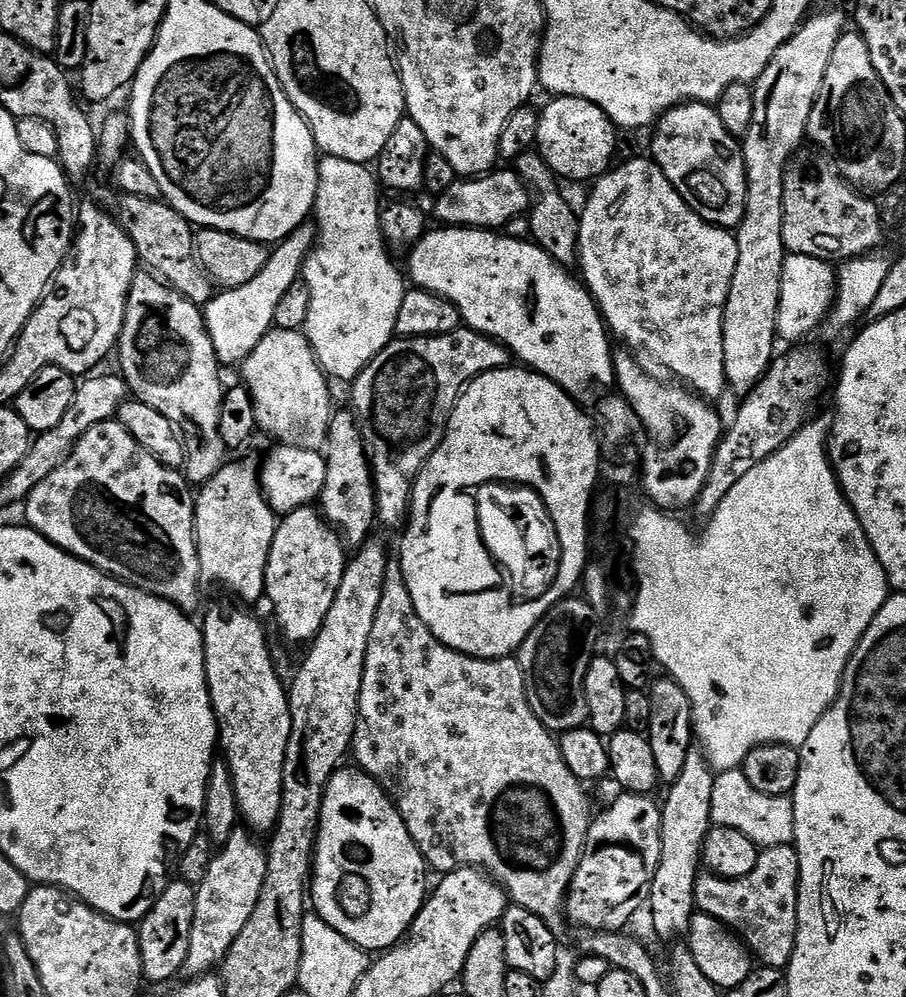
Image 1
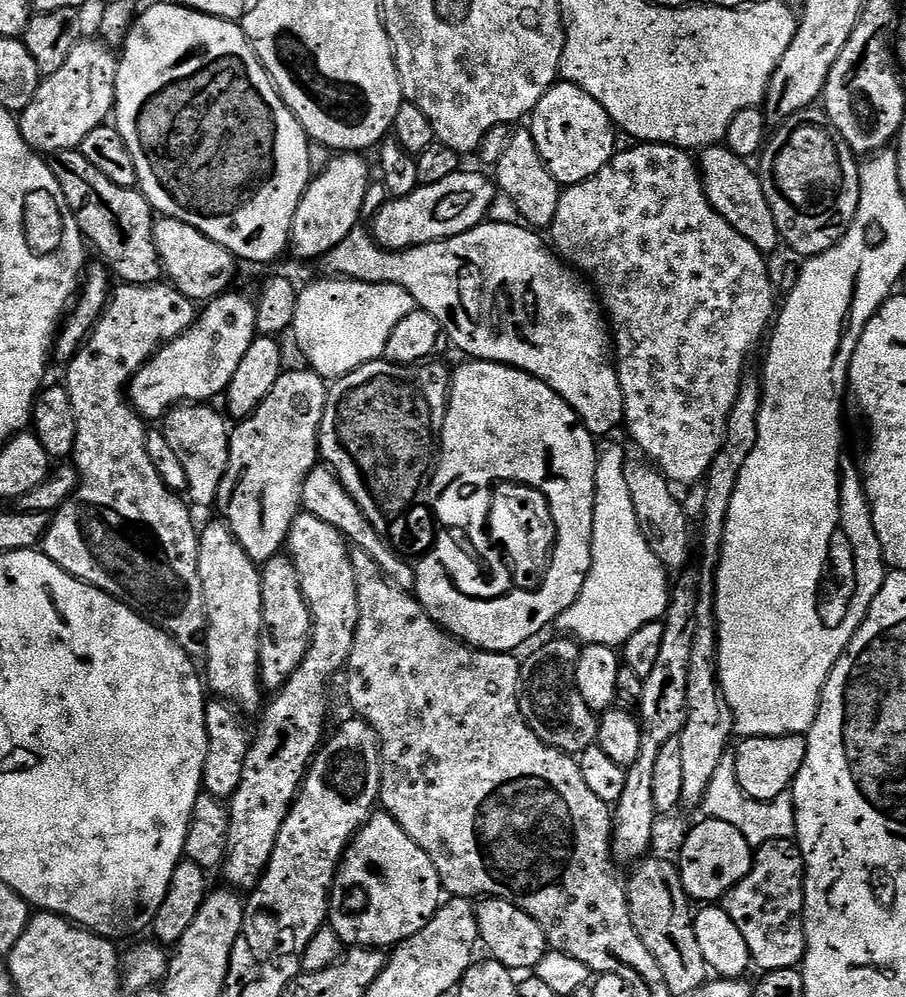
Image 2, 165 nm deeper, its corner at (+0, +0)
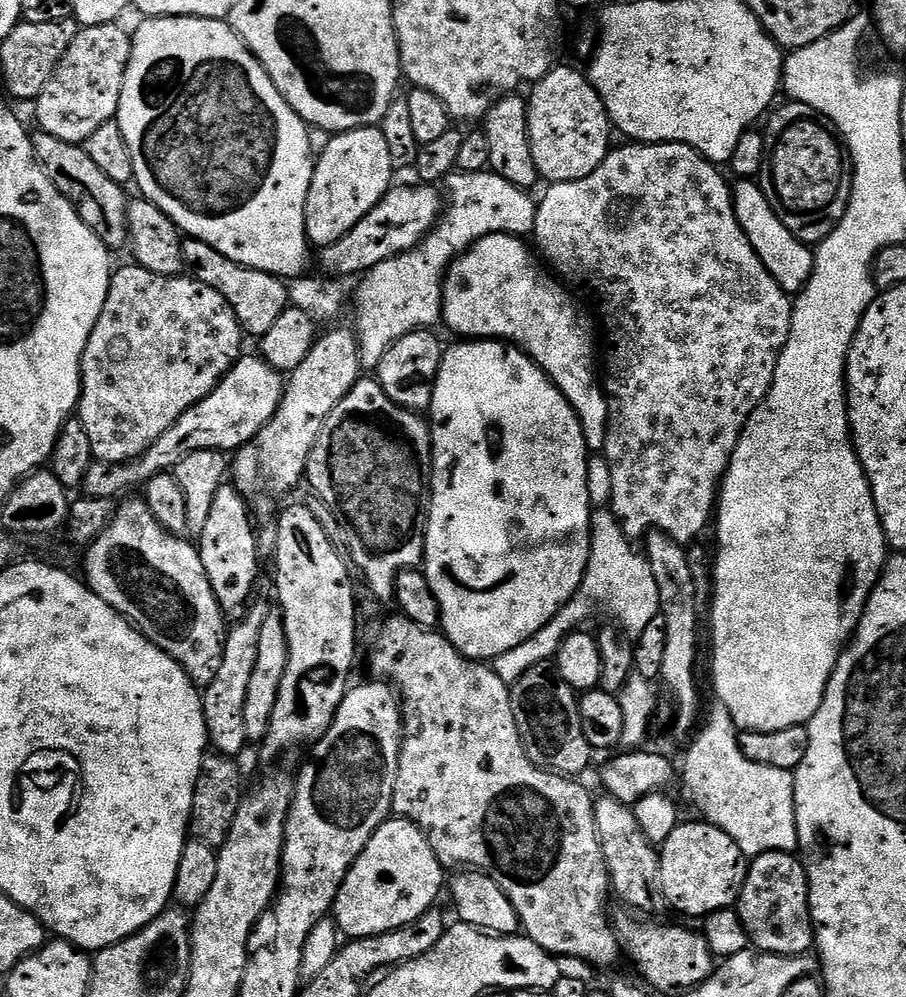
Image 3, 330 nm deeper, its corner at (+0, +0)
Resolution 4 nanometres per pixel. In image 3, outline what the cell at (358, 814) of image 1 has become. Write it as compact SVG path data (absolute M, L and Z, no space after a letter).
M389 818L381 824L380 829L372 835L370 842L362 850L362 854L352 864L346 874L342 886L336 895L334 919L337 928L348 938L361 936L380 936L383 932L393 932L426 914L428 909L437 903L440 887L445 887L445 869L438 862L430 842L424 832L411 820Z

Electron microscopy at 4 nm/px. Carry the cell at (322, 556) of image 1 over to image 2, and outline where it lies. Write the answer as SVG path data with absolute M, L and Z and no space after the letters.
M287 555L267 560L262 566L260 581L264 619L260 635L260 683L265 693L275 694L290 682L294 670L302 666L302 658L306 658L308 645L312 642L312 615L302 594L296 568Z

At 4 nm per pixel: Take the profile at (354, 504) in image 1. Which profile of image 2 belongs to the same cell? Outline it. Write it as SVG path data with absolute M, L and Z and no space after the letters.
M297 518L288 535L286 552L296 568L312 615L312 642L306 658L302 658L302 666L294 670L290 682L269 699L272 700L269 704L267 701L259 717L260 725L256 732L254 728L248 745L242 782L230 801L230 838L222 875L236 890L255 888L260 875L268 869L282 822L286 822L300 785L326 736L324 715L328 712L328 683L345 671L358 626L358 594L346 537L330 526L330 522Z

